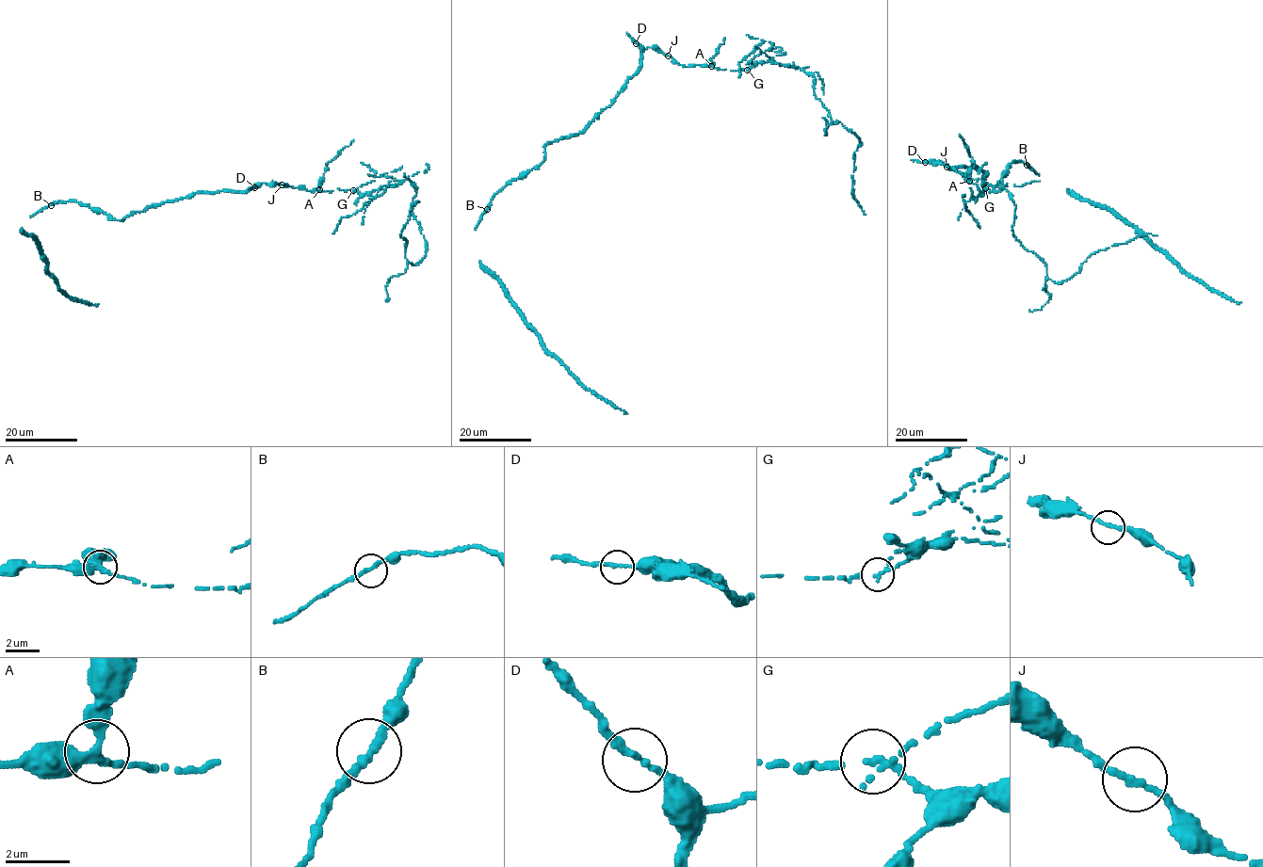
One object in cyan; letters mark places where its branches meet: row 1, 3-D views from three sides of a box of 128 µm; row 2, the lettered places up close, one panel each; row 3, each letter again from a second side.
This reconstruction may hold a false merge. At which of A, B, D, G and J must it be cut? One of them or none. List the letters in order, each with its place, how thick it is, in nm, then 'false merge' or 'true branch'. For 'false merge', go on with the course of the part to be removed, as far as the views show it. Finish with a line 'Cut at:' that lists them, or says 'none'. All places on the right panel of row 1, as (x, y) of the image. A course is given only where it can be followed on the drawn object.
A: place (969, 181); calibre 280 nm; true branch
B: place (1027, 165); calibre 240 nm; true branch
D: place (925, 162); calibre 240 nm; true branch
G: place (985, 188); calibre 180 nm; false merge; course (985, 188), (1008, 192), (1012, 234), (1054, 282), (1090, 255), (1157, 235)
J: place (947, 167); calibre 220 nm; true branch
Cut at: G

